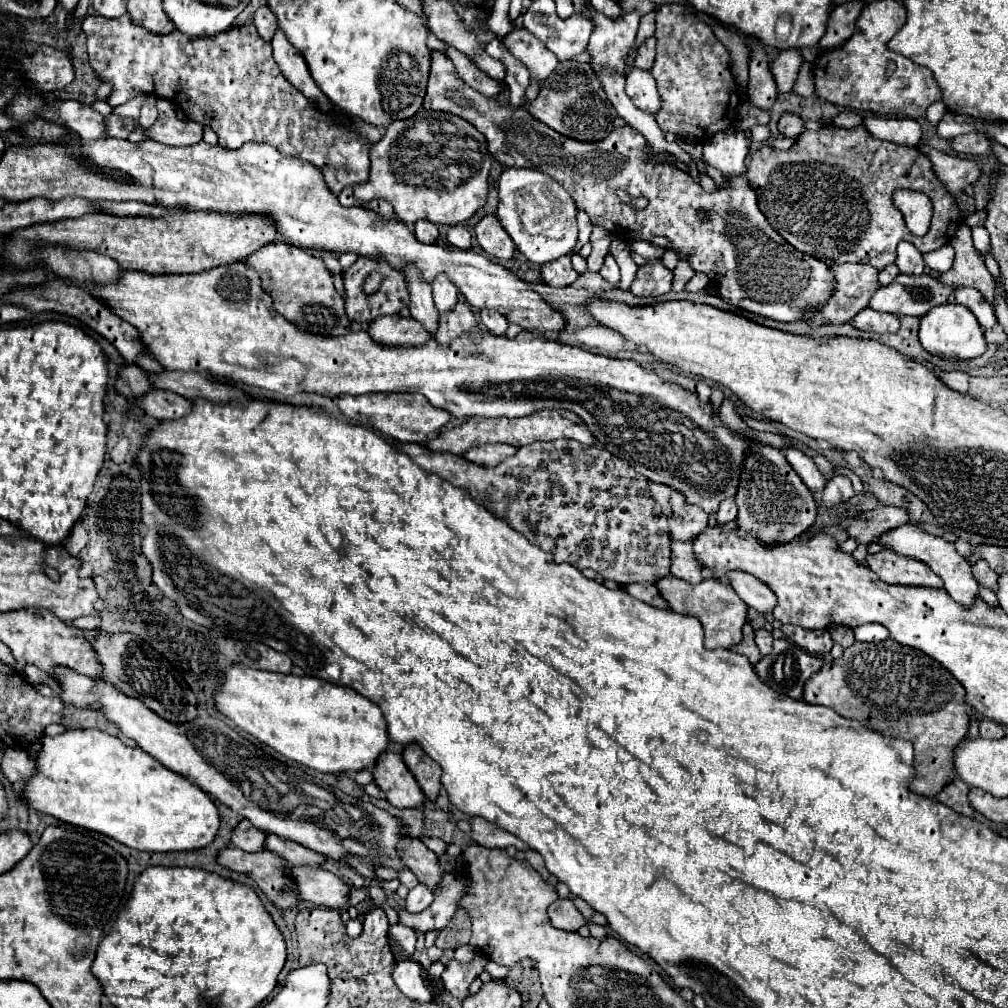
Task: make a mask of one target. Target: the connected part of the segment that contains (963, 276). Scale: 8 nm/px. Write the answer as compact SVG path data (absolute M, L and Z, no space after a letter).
M961 226L951 238L951 244L957 254L955 264L949 272L939 274L939 280L949 286L977 288L983 294L983 298L995 306L995 280L989 274L981 252L973 246L971 230L967 226Z

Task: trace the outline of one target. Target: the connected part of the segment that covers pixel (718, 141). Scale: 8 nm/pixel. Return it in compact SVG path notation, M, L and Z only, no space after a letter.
M739 126L711 136L703 144L703 160L717 168L723 176L745 174L745 158L749 154L749 144Z

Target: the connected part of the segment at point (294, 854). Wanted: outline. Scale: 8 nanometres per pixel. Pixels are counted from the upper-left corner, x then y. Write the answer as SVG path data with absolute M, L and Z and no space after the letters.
M275 834L267 836L265 848L269 848L271 852L277 852L279 856L283 856L283 860L295 866L325 866L327 864L327 856L315 854L309 848L303 848L291 840L283 840L281 836L275 836Z

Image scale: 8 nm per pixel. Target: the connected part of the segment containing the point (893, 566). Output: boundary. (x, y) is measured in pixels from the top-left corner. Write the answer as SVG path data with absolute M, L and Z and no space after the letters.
M881 550L867 556L869 568L889 584L903 584L903 586L931 586L943 588L943 580L931 572L921 560L911 560L899 556L891 550Z

